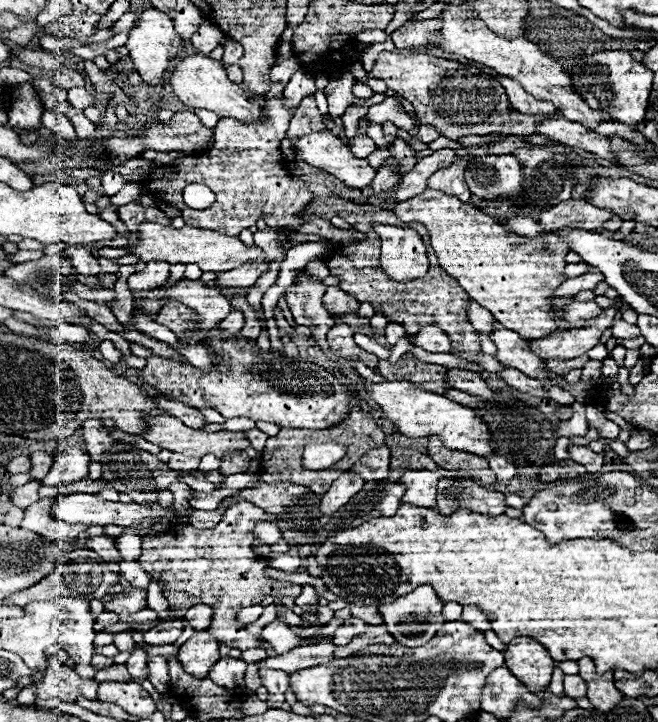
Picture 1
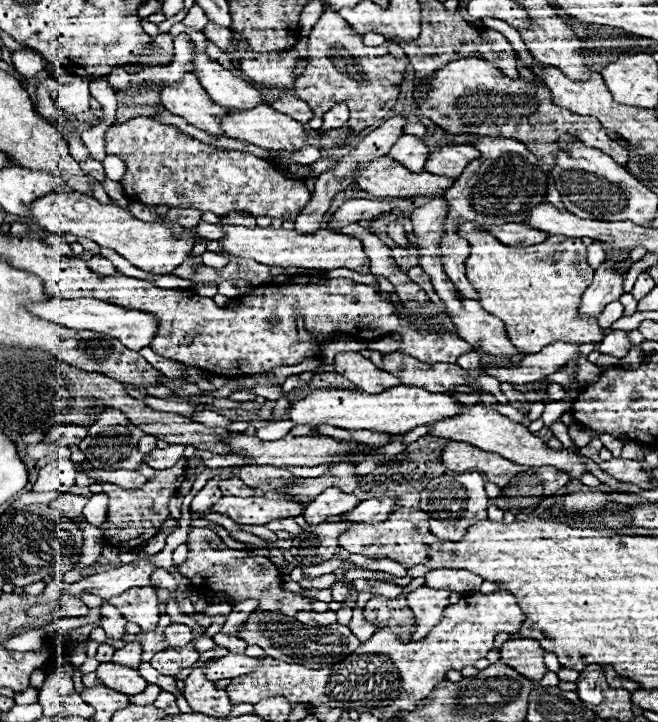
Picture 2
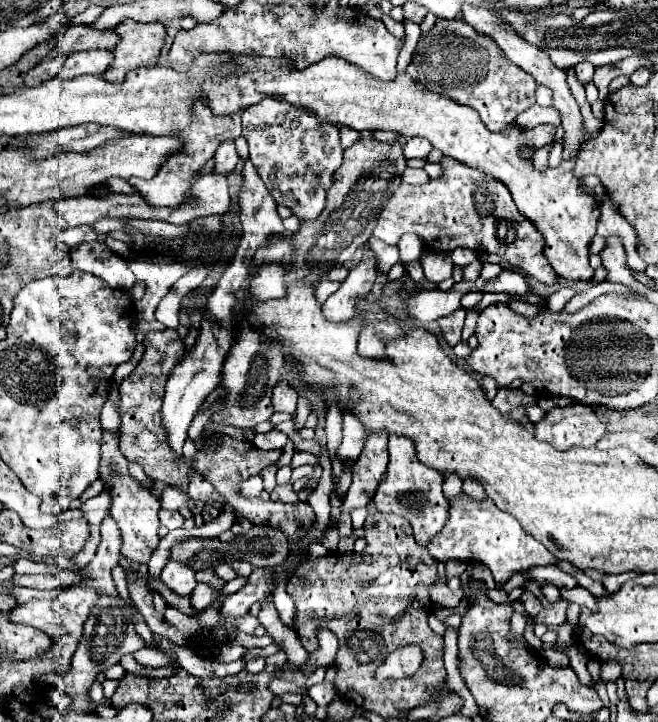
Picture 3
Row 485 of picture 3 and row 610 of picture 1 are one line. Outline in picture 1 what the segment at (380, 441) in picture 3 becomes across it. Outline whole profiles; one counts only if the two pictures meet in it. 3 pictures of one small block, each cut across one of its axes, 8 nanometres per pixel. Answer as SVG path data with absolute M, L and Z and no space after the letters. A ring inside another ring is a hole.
M352 604L350 610L352 610L352 616L364 620L366 624L382 624L382 616L380 616L376 604L370 604L370 606L356 606L356 604Z

